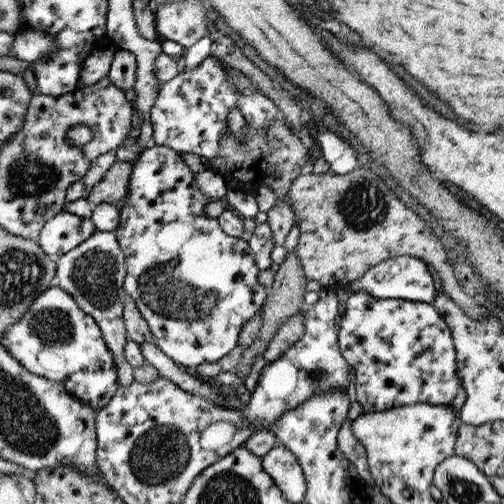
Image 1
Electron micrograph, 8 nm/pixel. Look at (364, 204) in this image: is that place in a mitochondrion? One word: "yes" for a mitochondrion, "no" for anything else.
yes

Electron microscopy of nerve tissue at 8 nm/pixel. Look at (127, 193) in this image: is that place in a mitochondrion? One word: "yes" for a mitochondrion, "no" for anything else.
no

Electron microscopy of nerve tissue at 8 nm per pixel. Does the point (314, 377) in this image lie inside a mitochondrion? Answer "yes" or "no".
yes

